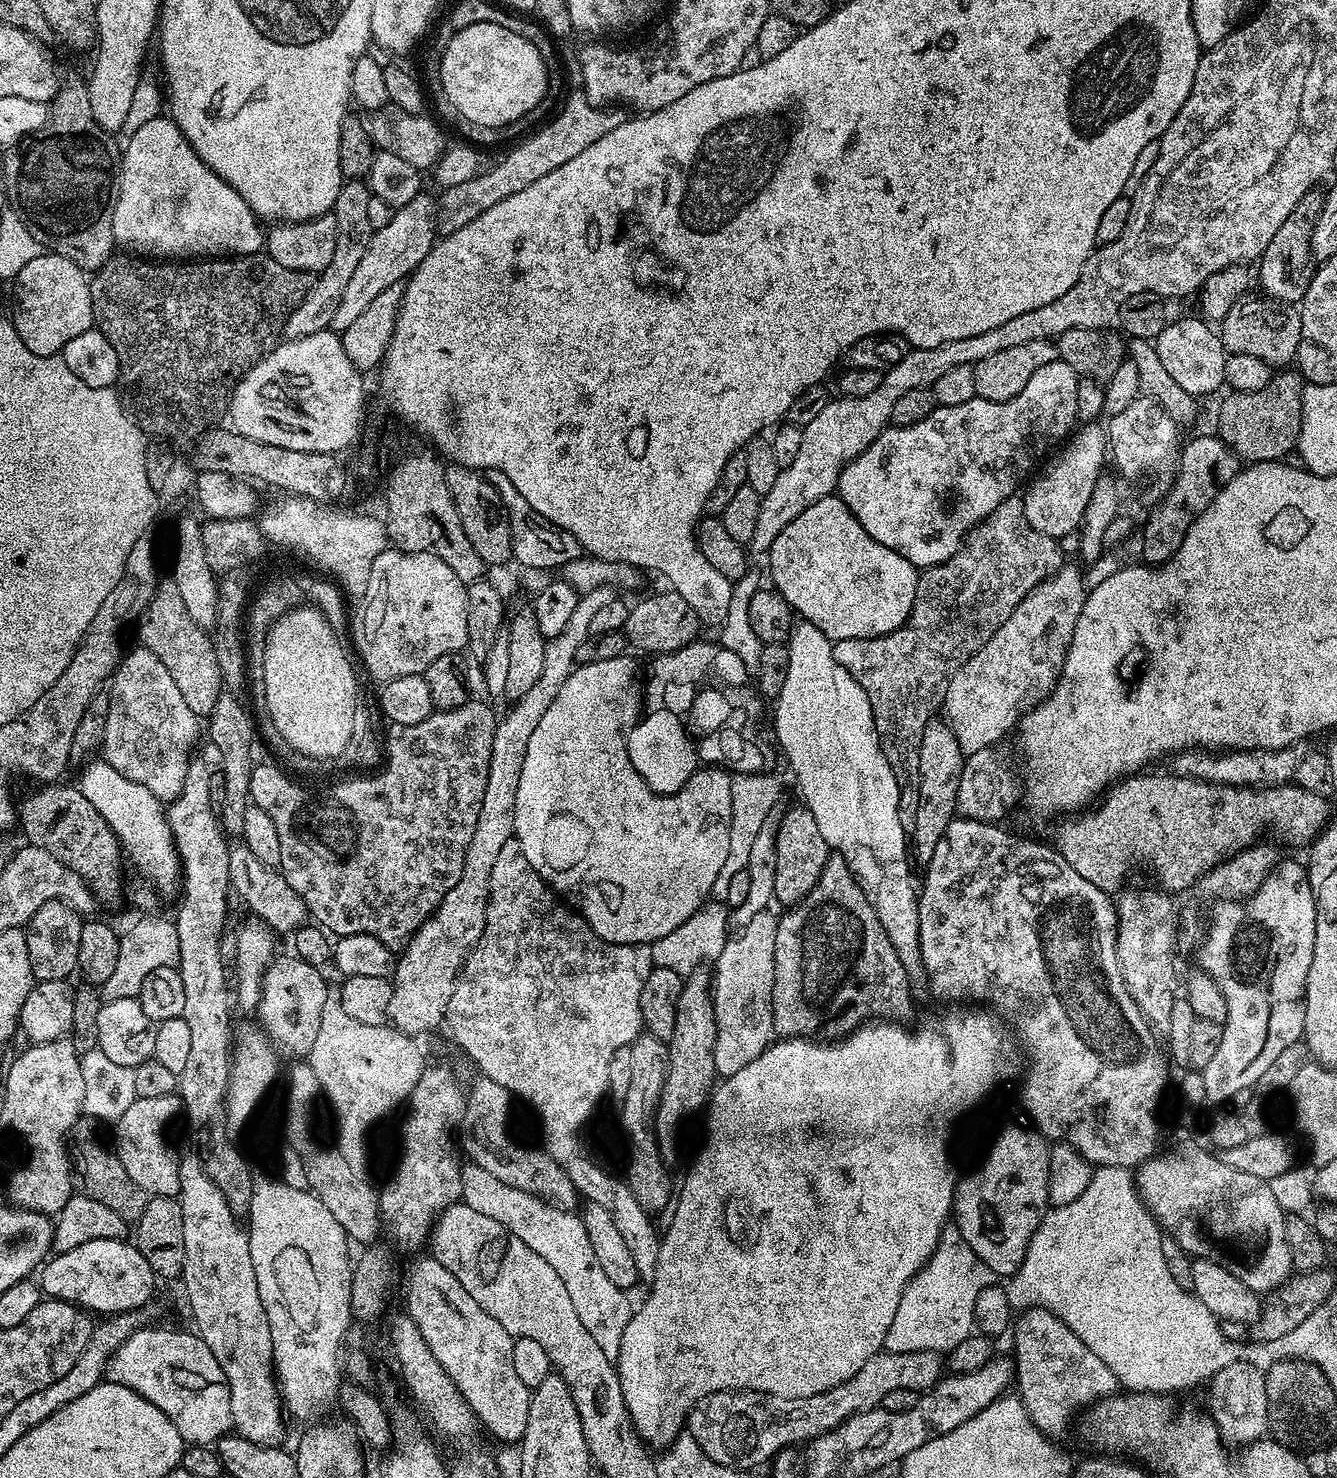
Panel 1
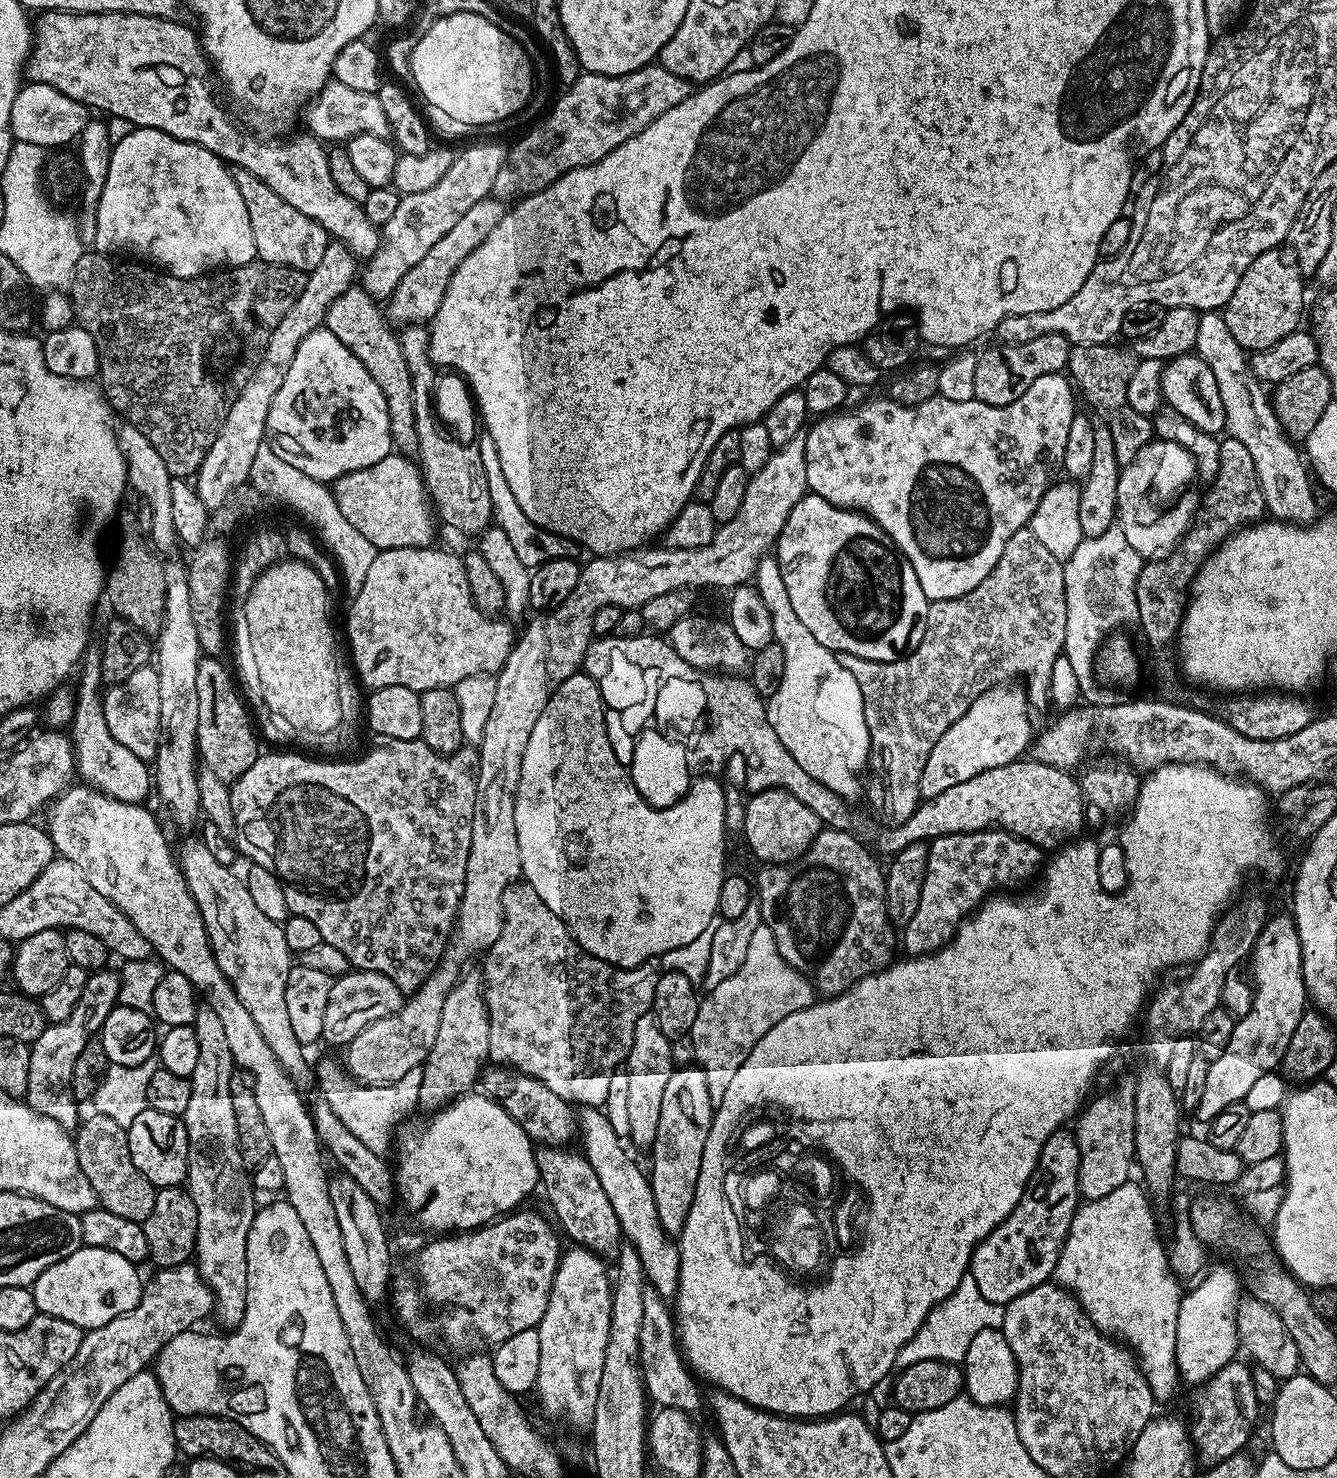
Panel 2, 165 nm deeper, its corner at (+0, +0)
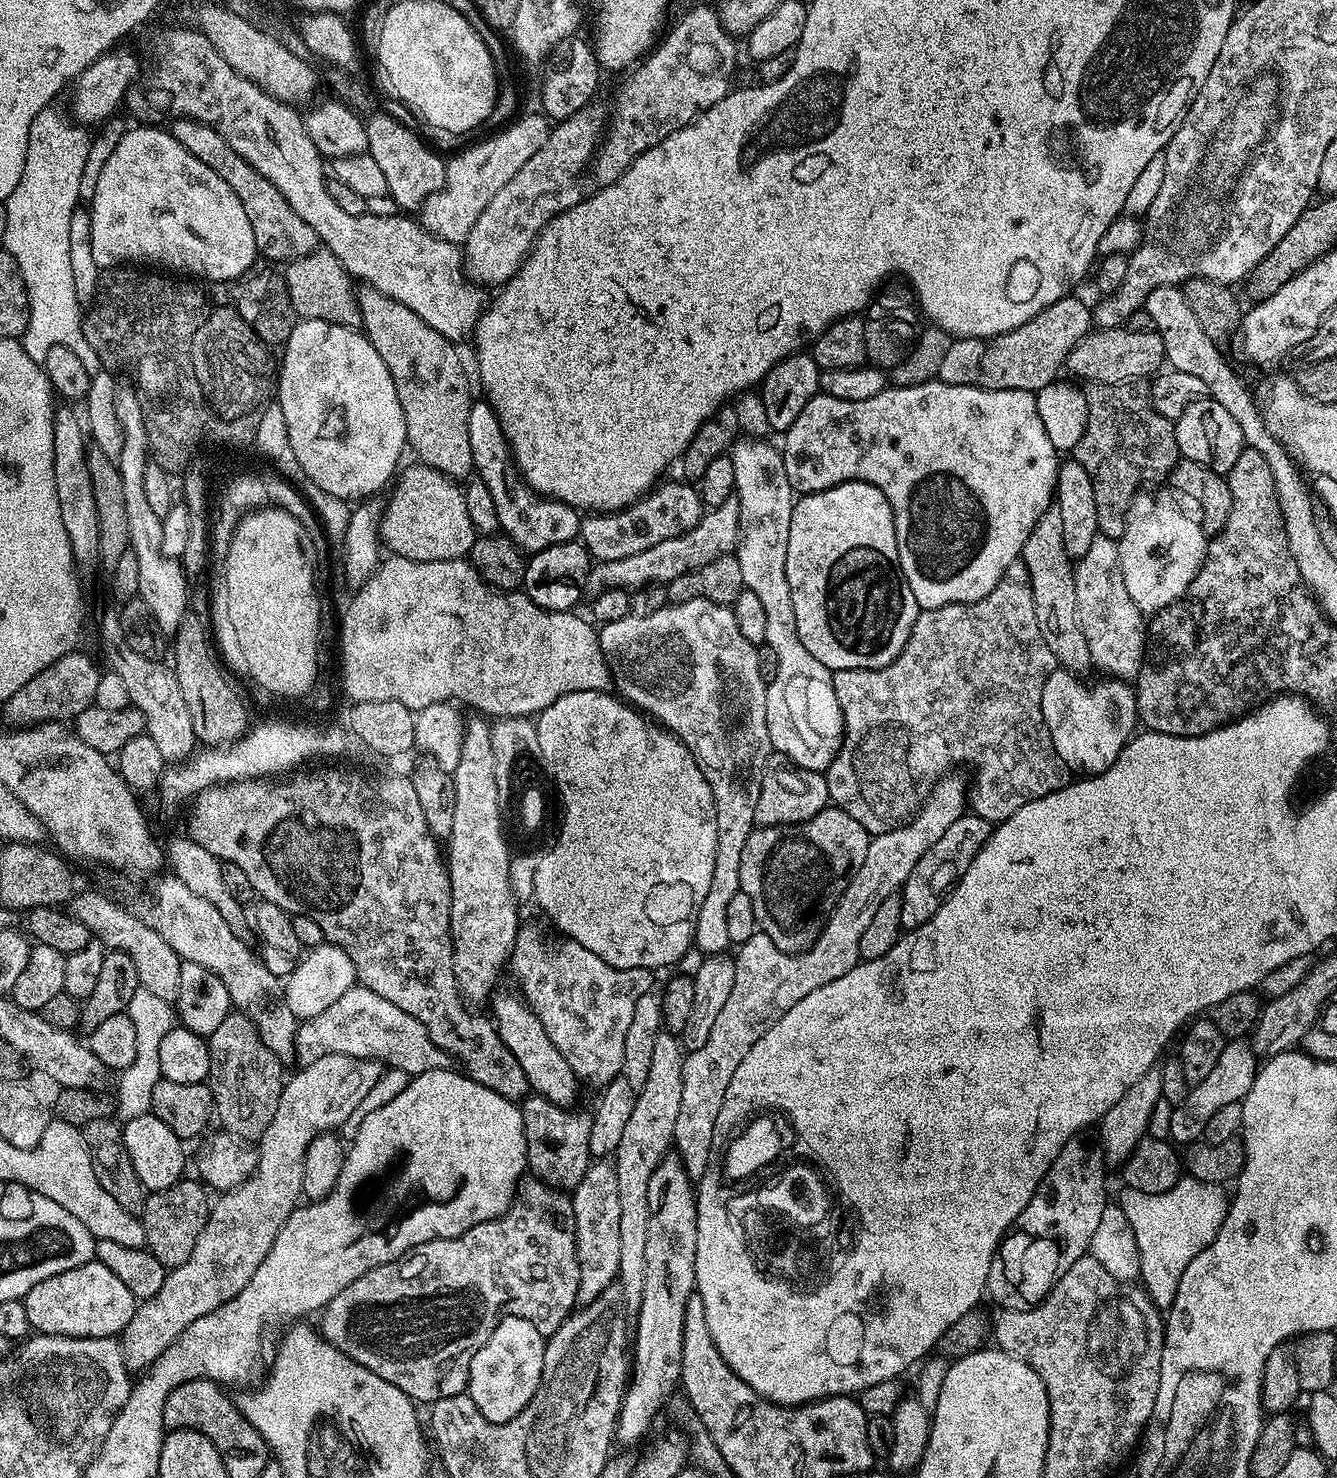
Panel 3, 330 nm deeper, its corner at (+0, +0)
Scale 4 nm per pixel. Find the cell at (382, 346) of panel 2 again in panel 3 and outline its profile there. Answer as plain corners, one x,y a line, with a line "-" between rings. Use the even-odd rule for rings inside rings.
318,246
310,254
287,261
282,275
288,288
292,311
300,320
325,320
338,326
356,328
360,323
360,311
356,301
357,285
348,271
334,258
330,249

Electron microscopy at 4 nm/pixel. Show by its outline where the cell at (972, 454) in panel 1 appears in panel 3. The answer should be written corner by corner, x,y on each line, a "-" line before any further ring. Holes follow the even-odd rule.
938,378
918,386
902,386
901,388
885,386
881,392
874,394
874,398
866,398
866,402
842,402
842,398
830,398
818,394
810,398
810,402
806,402
802,414
798,414
794,426
790,426
788,431
783,433
782,440
784,440
782,451
786,478
797,493
821,492
851,480
861,480
882,490
882,494
886,494
894,514
900,569
910,590
914,590
916,606
920,610
941,608
947,604
969,604
986,598
986,594
990,594
990,590
998,586
998,582
1004,577
1009,566
1021,559
1026,538
1038,522
1038,518
1053,505
1058,469
1062,463
1054,443
1050,442
1050,438
1047,437
1042,418
1039,417
1035,392
990,390
976,384
954,386

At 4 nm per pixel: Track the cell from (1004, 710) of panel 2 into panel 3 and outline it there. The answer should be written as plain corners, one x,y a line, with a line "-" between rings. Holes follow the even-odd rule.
948,774
937,780
932,791
921,803
920,811
907,824
889,832
875,833
869,839
866,859
862,866
858,866
856,873
848,878
848,885
839,904
827,913
824,929
820,931
820,936
812,947
805,952
783,952
778,950
778,946
774,946
774,942
770,942
765,932
759,930
746,943
739,945
737,952
740,953
735,953
734,956
734,990
730,990
730,998
726,998
726,1006
722,1006
714,1027
711,1028
710,1038
706,1038
706,1046
702,1046
702,1050
687,1053
682,1066
682,1106
678,1109
678,1122
674,1126
674,1152
684,1163
686,1174
694,1182
704,1177
708,1169
716,1133
714,1122
718,1122
718,1110
722,1110
726,1086
730,1086
730,1078
736,1076
742,1058
750,1054
754,1042
758,1042
758,1038
762,1038
762,1034
766,1034
766,1030
770,1030
770,1026
774,1026
774,1022
778,1022
778,1018
782,1018
782,1014
786,1014
786,1010
790,1010
794,1002
802,1002
806,994
814,994
814,990
834,982
834,978
842,978
842,974
861,963
858,942
862,942
862,933
866,931
866,926
870,926
878,906
882,906
886,898
897,895
903,889
906,878
910,878
910,870
918,866
918,858
922,858
922,854
926,854
926,850
930,850
930,846
934,846
934,842
938,842
938,838
942,838
942,834
946,834
946,830
950,830
950,826
958,822
960,816
965,815
966,784
964,788
963,782
952,775
956,774

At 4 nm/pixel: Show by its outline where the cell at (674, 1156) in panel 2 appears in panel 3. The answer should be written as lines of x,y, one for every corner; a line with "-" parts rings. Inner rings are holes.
669,1154
654,1172
654,1178
650,1178
650,1231
648,1241
646,1241
646,1286
642,1289
642,1306
634,1314
634,1349
631,1351
630,1358
630,1379
624,1389
624,1400
620,1403
620,1413
616,1419
615,1443
636,1444
652,1428
652,1423
656,1420
656,1415
665,1411
666,1405
677,1391
680,1382
680,1371
682,1370
682,1325
686,1318
686,1302
690,1302
690,1294
696,1291
696,1255
698,1254
698,1205
696,1202
697,1189
694,1181
689,1178
684,1169
684,1163
679,1156

